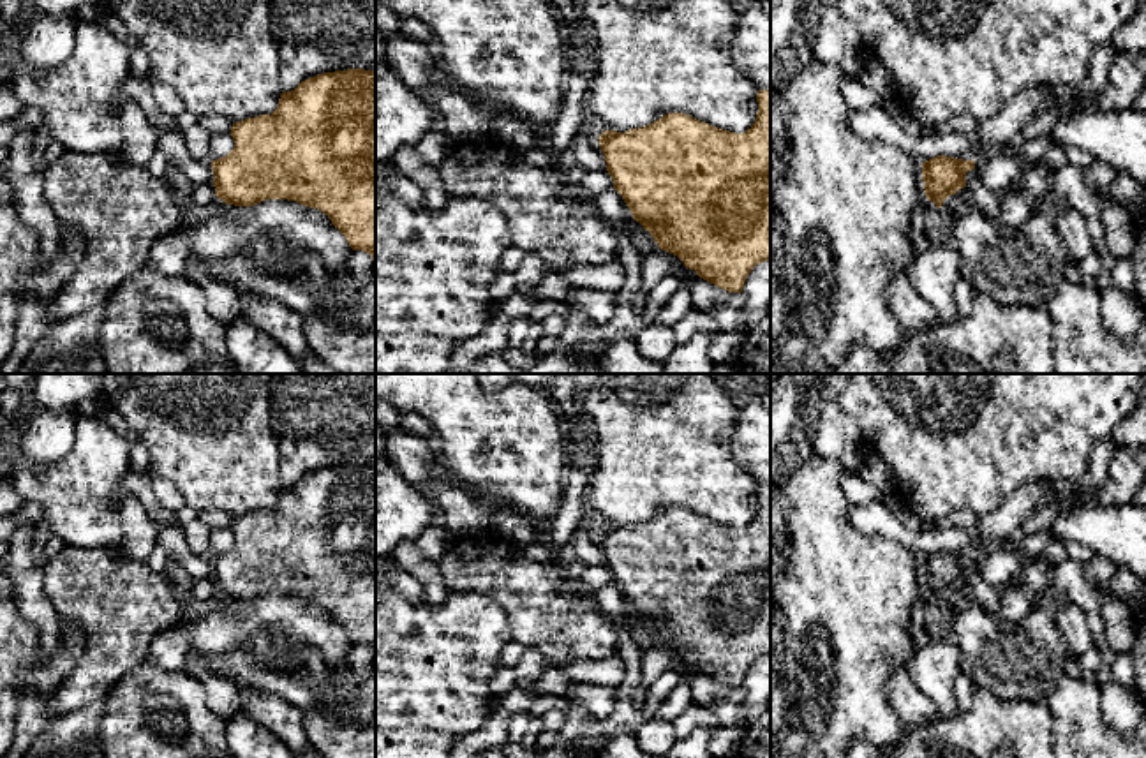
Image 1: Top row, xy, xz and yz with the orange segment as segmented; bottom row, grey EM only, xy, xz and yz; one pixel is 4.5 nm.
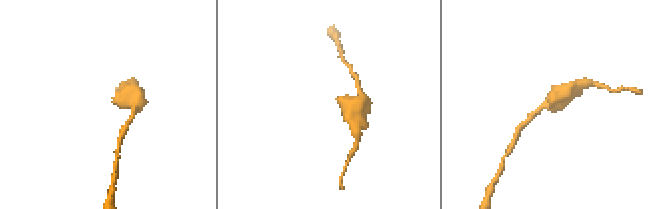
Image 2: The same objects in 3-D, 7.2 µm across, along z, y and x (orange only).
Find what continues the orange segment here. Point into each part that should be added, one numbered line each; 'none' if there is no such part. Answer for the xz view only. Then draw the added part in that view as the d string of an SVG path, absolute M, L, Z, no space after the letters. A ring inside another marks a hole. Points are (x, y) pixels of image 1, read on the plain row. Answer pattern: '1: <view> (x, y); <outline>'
none

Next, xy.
none

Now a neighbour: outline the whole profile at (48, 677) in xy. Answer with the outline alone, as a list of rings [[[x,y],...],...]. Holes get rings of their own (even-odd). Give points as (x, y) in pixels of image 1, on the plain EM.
[[[60,617],[58,631],[60,647],[53,654],[51,661],[28,675],[30,686],[46,700],[49,700],[55,689],[71,675],[85,645],[83,631],[72,621]]]

